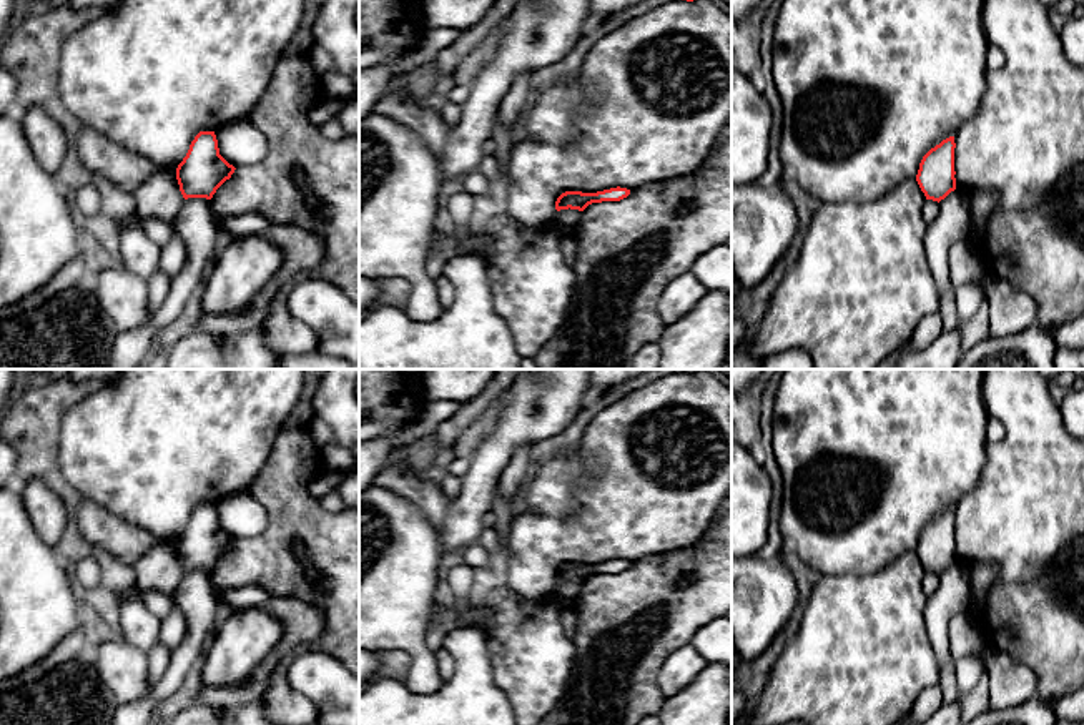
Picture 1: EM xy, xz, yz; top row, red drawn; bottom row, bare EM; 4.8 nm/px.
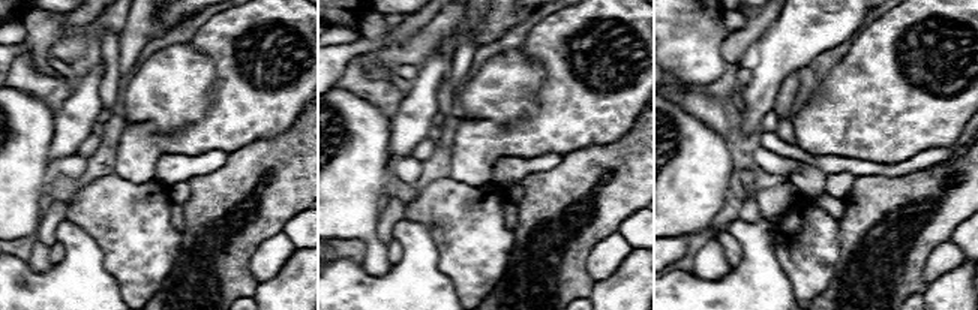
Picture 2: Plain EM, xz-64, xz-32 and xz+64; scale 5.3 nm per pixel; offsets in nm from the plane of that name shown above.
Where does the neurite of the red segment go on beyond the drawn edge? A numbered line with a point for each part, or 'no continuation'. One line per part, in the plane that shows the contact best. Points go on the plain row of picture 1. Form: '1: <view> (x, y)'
no continuation

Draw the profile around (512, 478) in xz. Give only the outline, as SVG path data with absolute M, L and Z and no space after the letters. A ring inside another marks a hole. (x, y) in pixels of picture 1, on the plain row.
M520 446L499 479L499 492L507 501L512 502L525 482L525 471L529 466L529 449L530 446Z

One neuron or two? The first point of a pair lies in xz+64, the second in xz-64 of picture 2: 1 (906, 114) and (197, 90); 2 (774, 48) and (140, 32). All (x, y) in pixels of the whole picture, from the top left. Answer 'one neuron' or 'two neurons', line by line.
1: two neurons
2: two neurons

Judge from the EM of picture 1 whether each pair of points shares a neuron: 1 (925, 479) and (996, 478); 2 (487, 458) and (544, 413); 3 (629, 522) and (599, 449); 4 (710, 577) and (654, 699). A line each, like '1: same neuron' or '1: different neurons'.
1: different neurons
2: same neuron
3: same neuron
4: same neuron

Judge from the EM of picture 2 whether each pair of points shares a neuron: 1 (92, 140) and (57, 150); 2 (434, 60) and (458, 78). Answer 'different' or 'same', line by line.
1: different
2: different

